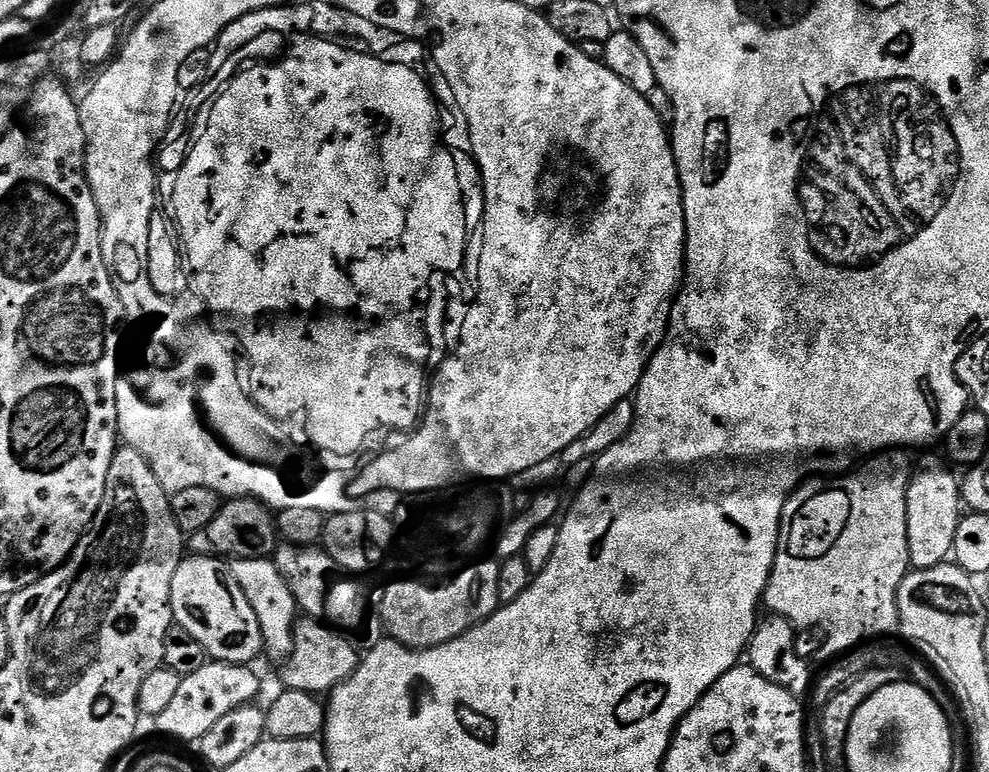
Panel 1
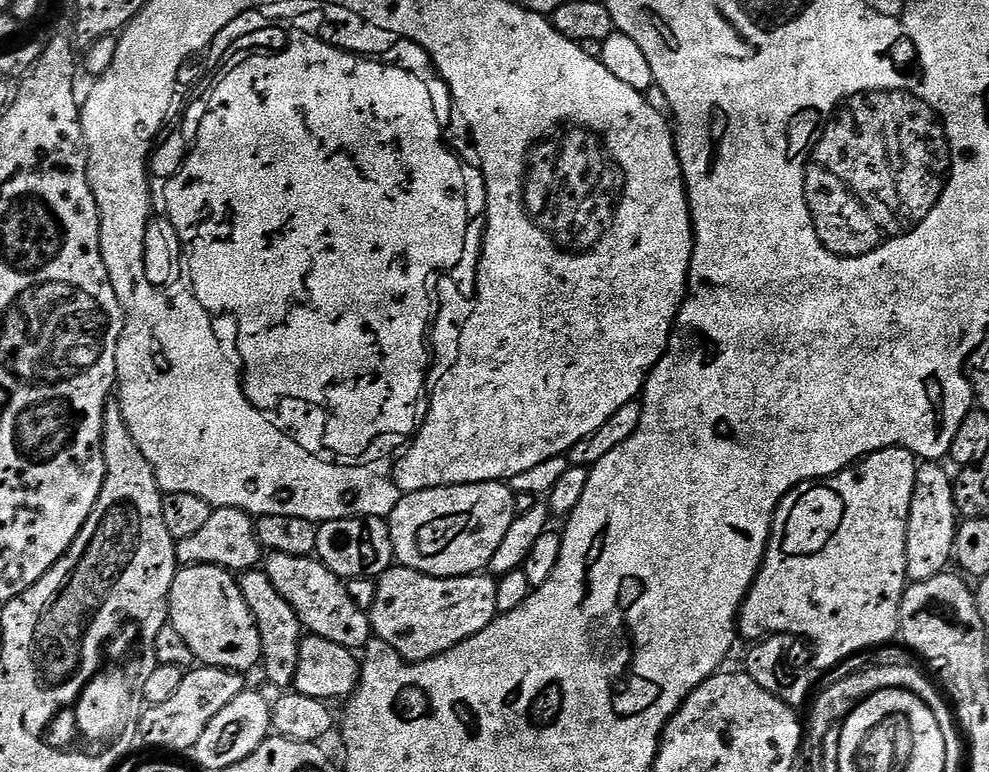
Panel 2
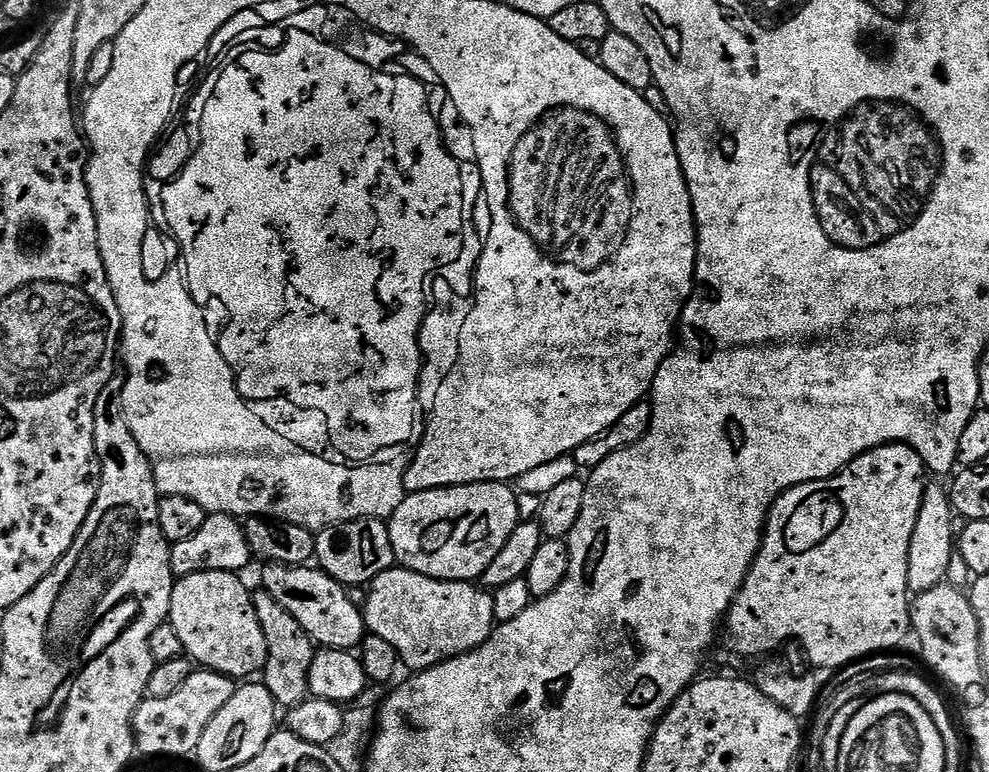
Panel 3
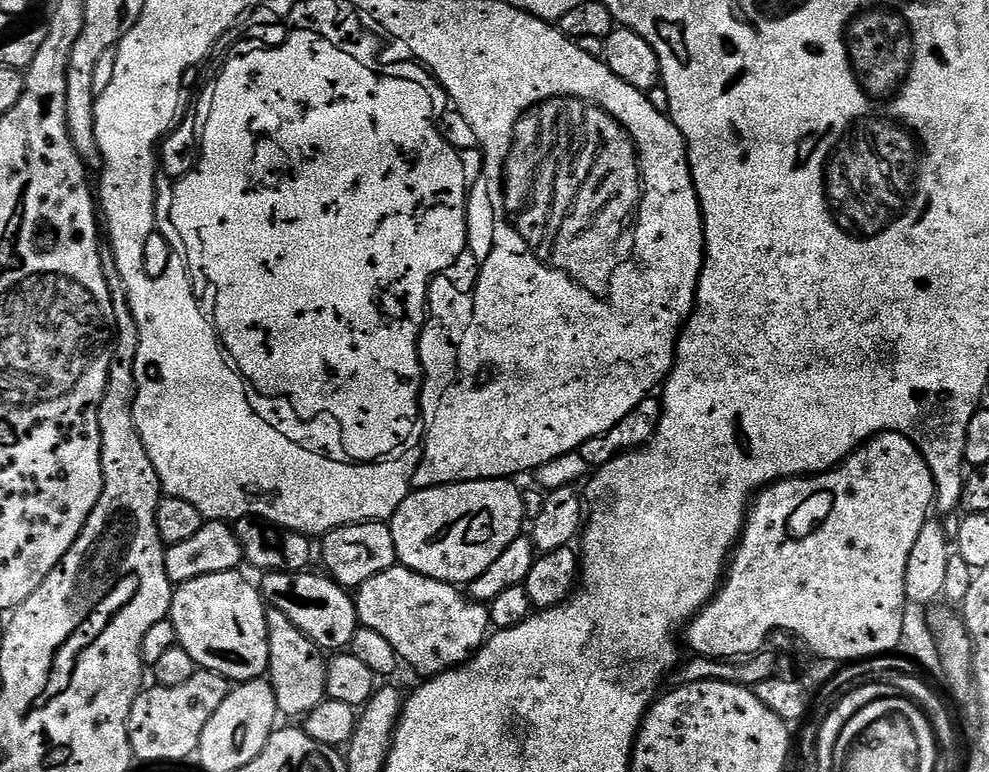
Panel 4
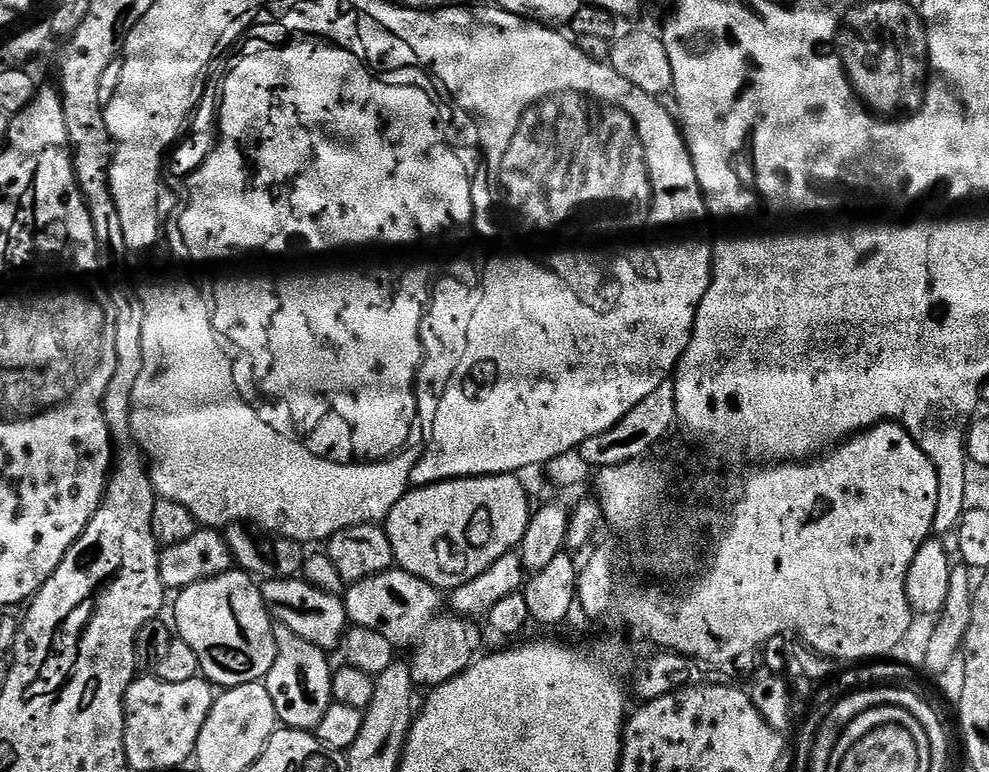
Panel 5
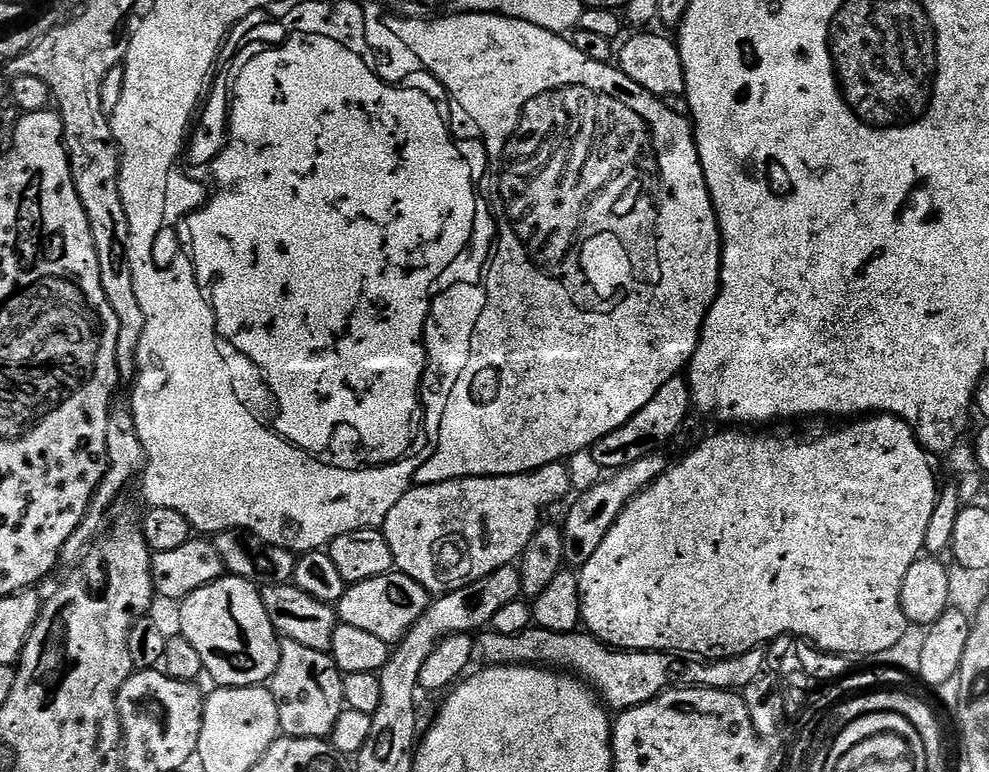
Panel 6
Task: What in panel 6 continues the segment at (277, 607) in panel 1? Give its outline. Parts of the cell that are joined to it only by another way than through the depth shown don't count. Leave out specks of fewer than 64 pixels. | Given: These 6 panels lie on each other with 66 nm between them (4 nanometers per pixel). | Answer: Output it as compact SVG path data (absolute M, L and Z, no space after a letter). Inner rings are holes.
M281 639L278 670L274 670L270 691L278 706L278 722L283 735L294 738L323 740L331 737L334 722L346 705L344 703L344 676L327 652L310 650L293 640Z

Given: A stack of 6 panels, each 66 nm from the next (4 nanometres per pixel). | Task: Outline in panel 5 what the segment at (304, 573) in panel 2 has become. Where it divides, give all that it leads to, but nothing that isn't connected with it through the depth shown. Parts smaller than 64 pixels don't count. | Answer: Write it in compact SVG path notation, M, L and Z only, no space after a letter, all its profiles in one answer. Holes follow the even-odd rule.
M303 578L263 581L260 584L260 593L268 608L268 615L276 624L286 626L286 630L294 630L298 638L314 642L314 646L329 654L335 653L335 648L337 651L341 647L350 621L343 599L339 595L323 592Z

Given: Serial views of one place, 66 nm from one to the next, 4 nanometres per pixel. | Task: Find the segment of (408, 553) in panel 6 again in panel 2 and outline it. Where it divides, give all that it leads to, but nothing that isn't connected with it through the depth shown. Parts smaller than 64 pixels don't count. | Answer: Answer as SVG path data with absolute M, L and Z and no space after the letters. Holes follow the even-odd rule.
M487 480L481 484L451 484L401 495L398 506L394 506L386 518L395 563L427 576L474 576L483 573L492 563L494 550L498 550L502 538L506 538L510 522L514 522L518 515L516 500L517 493L499 480Z

